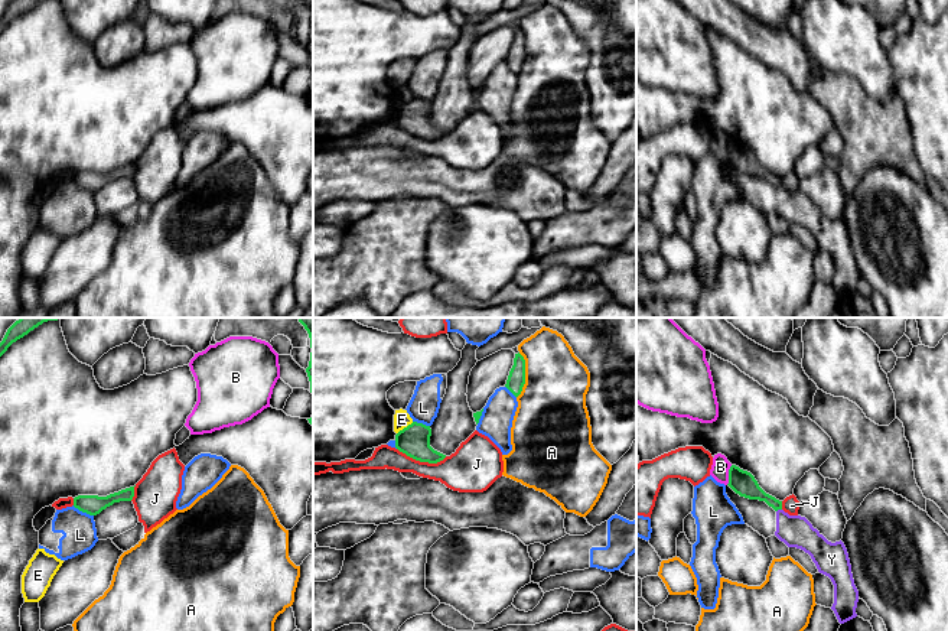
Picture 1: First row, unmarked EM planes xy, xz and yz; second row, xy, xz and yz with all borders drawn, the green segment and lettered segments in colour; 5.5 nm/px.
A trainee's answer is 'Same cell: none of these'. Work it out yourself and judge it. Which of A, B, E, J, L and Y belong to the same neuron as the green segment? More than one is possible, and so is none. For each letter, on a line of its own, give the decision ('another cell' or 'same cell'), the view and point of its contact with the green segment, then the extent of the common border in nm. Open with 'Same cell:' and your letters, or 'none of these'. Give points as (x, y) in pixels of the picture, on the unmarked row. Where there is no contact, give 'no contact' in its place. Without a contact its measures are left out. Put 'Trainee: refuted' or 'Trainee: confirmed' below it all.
Same cell: none of these
A: another cell; contact xz (524, 52); length 260 nm
B: another cell; contact yz (729, 152); length 120 nm
E: another cell; contact xz (404, 104); length 120 nm
J: another cell; contact xz (422, 137); length 280 nm
L: another cell; contact xy (82, 188); length 130 nm
Y: another cell; contact yz (778, 185); length 40 nm
Trainee: confirmed

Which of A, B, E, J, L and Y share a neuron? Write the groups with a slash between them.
A / B / E / J / L / Y

